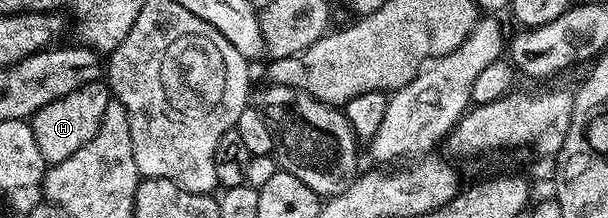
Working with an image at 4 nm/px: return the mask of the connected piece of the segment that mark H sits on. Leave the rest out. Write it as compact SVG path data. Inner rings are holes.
M96 79L72 90L70 94L56 98L56 102L48 102L29 117L32 138L36 138L36 147L46 159L47 165L59 164L72 158L72 154L76 154L84 142L92 142L92 138L96 138L96 130L100 130L104 110L108 110L111 98L109 87L101 79Z

